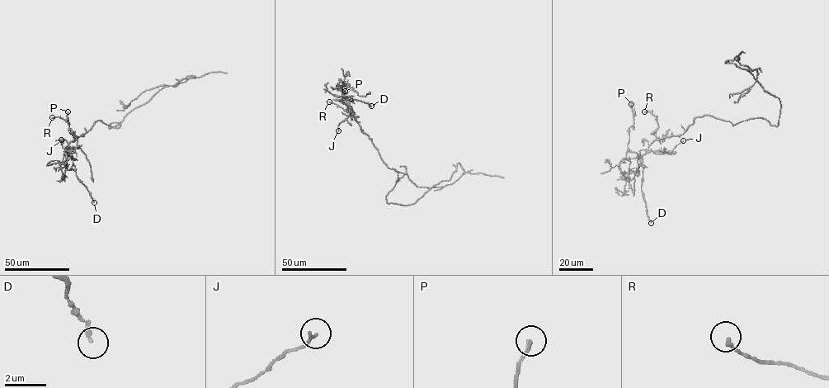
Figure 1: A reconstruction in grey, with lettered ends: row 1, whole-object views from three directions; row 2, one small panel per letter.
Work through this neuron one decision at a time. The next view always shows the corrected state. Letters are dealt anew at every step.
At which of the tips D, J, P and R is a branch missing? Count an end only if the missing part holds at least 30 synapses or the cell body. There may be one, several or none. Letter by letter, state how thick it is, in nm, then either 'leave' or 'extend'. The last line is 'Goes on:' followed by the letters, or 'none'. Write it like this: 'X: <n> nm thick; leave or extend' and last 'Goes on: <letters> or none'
D: 240 nm thick; leave
J: 110 nm thick; leave
P: 160 nm thick; leave
R: 150 nm thick; leave
Goes on: none

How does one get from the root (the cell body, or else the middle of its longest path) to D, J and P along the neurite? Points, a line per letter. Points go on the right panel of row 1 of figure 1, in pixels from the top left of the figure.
D: (771, 125), (762, 118), (733, 125), (704, 115), (682, 134), (656, 139), (639, 157), (642, 191), (651, 223)
J: (771, 125), (762, 118), (733, 125), (704, 115), (682, 134), (657, 139), (647, 151), (670, 153), (683, 140)
P: (771, 125), (704, 115), (682, 134), (624, 159), (631, 104)

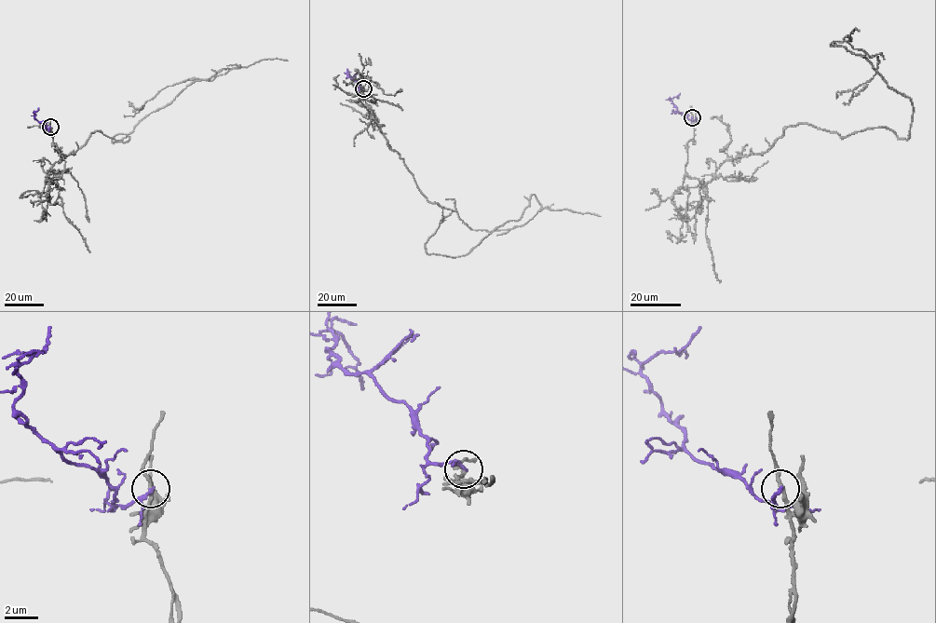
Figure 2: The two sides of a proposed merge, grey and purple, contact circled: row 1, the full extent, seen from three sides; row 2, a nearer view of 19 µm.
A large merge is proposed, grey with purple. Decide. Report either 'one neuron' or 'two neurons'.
two neurons

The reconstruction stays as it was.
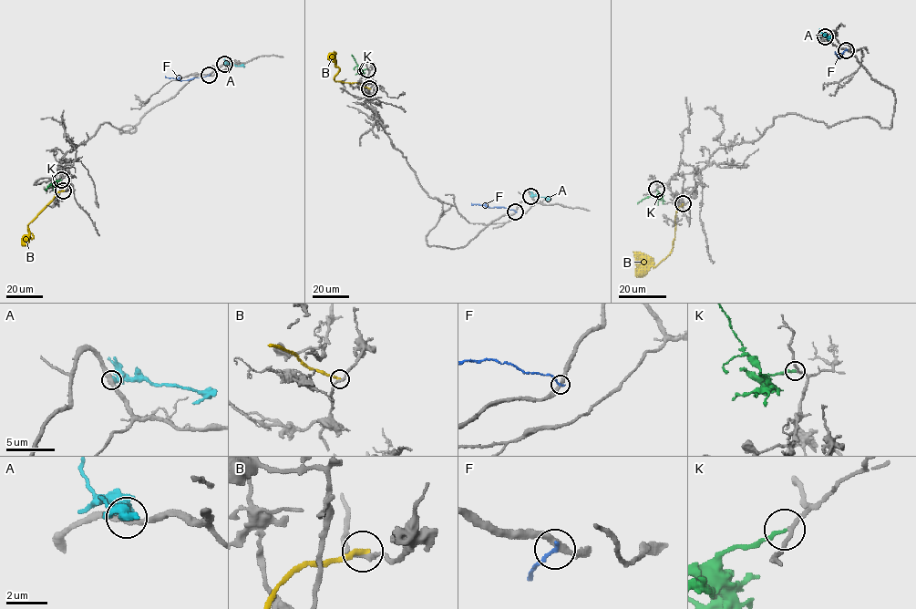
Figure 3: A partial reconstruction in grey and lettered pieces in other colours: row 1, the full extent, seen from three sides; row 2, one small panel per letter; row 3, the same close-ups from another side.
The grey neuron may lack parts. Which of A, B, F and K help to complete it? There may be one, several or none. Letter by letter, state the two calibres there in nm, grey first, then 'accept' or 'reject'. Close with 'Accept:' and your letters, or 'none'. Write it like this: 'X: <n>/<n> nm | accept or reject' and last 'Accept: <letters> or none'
A: 300/550 nm | reject
B: 190/280 nm | reject
F: 300/180 nm | reject
K: 190/190 nm | accept
Accept: K

